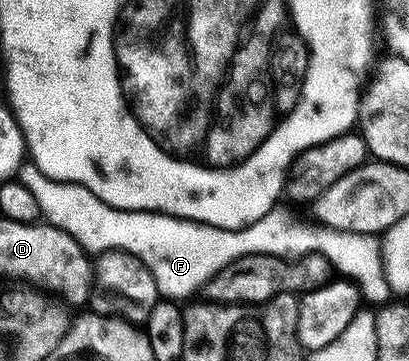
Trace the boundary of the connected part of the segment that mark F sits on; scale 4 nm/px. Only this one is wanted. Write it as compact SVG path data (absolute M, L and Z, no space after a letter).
M33 161L23 162L16 172L17 178L36 197L41 218L49 226L58 227L68 233L87 253L101 253L104 251L123 251L139 259L152 273L158 286L159 296L170 301L183 301L193 291L197 292L203 284L224 265L236 261L245 255L281 255L283 257L301 257L317 253L325 257L339 276L345 277L355 284L361 298L375 299L378 305L385 304L386 298L391 298L390 282L386 276L386 266L382 263L382 239L377 235L364 233L348 233L347 231L333 231L330 227L313 225L306 227L300 223L289 223L284 216L271 213L260 221L251 223L249 227L241 227L239 231L229 231L213 227L207 223L193 223L190 219L178 219L174 215L161 215L158 211L122 211L118 207L108 205L96 197L80 183L61 183L59 179L48 177Z

